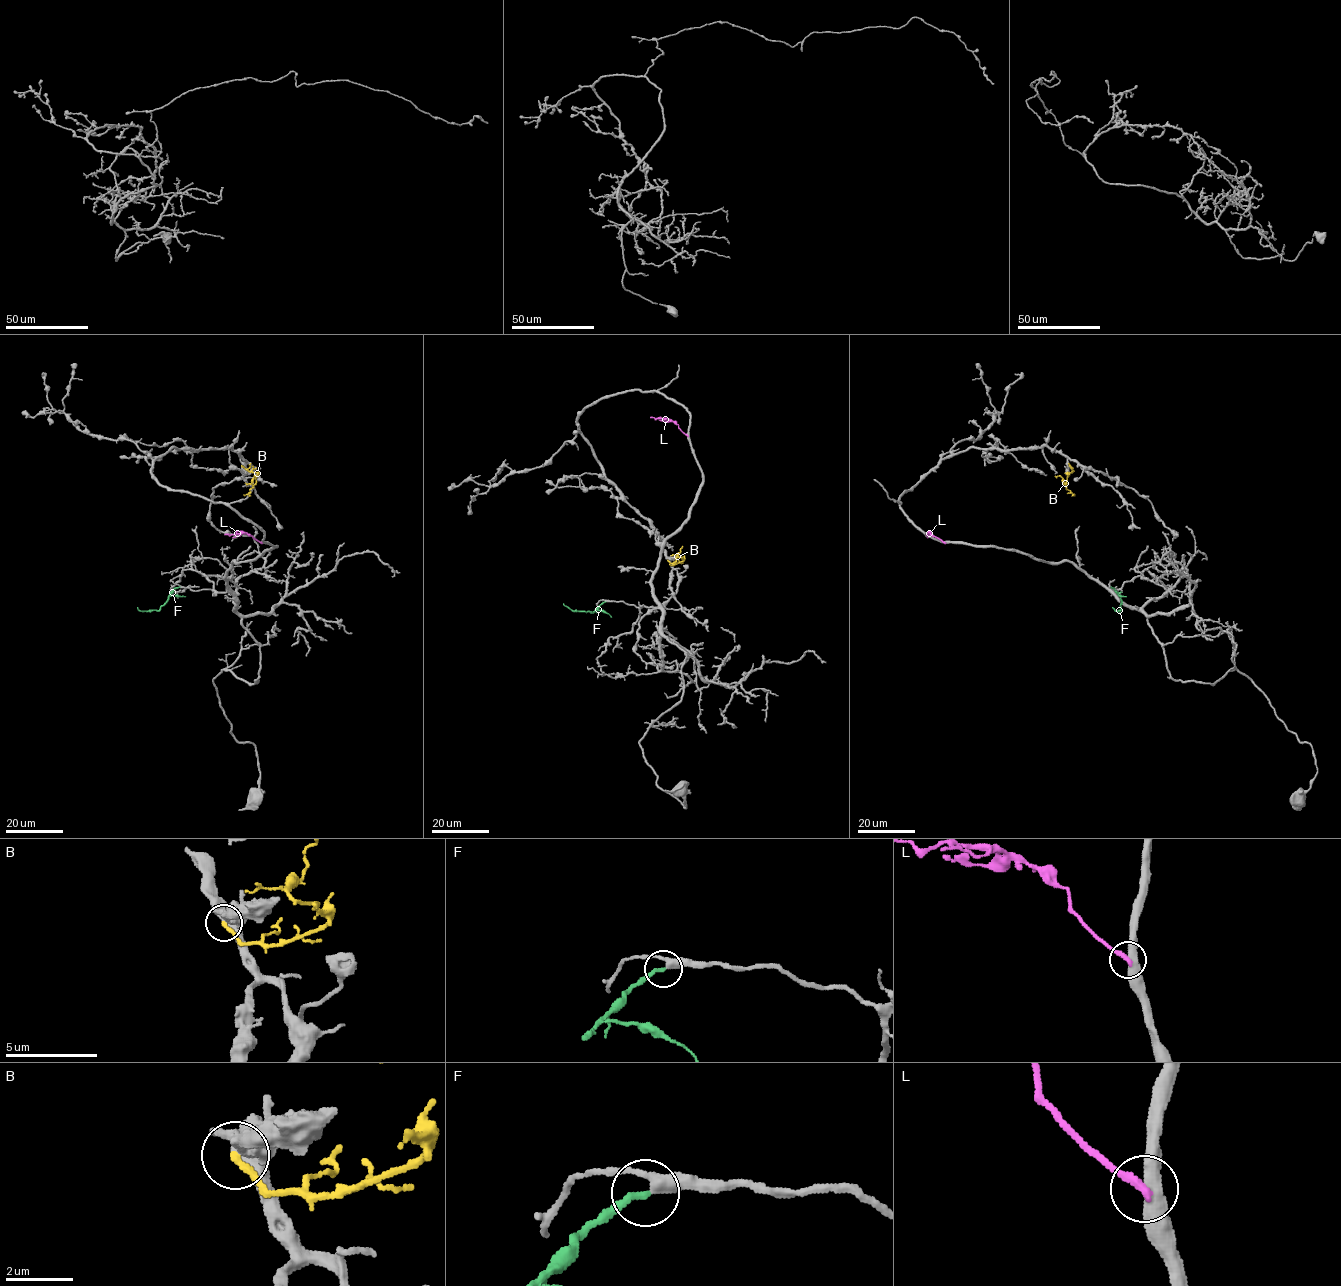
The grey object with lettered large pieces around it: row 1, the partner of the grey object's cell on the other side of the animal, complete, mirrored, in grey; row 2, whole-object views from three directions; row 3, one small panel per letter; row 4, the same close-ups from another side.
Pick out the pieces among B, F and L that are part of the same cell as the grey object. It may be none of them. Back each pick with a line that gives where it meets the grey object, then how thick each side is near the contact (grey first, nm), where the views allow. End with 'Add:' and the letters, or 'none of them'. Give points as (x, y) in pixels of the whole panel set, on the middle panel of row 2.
F: meets grey at (605, 602); 360 nm thick on the grey side, 220 nm on the other
Add: F

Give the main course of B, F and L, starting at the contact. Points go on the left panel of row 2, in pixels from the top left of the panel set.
B: (241, 466), (257, 474), (249, 494), (243, 494)
F: (179, 587), (159, 609), (141, 611), (137, 607)
L: (261, 542), (246, 533), (224, 534)

